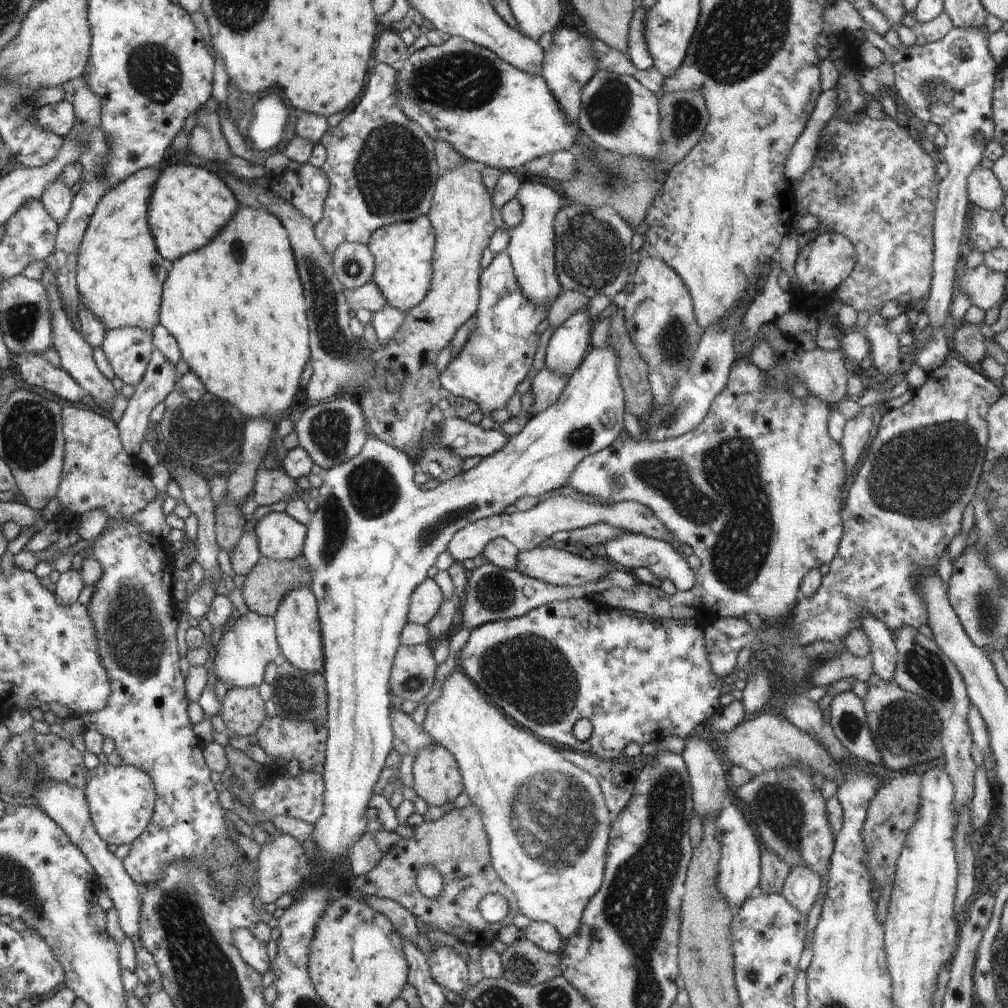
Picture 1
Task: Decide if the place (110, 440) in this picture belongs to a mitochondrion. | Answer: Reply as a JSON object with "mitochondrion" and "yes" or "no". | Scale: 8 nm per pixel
{"mitochondrion":"no"}

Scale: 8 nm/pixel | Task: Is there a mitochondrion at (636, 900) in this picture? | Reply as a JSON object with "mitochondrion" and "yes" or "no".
{"mitochondrion":"yes"}

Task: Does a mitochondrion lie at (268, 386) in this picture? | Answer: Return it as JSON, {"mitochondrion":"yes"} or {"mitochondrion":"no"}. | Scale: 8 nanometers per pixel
{"mitochondrion":"no"}

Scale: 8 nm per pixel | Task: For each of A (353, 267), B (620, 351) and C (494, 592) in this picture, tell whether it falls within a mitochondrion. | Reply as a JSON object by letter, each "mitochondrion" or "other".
{"A":"mitochondrion","B":"other","C":"mitochondrion"}

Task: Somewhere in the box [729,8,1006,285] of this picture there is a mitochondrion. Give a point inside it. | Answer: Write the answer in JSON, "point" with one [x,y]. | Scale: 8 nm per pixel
{"point":[937,92]}

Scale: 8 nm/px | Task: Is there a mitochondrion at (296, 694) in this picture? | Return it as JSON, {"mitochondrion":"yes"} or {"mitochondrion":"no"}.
{"mitochondrion":"yes"}

